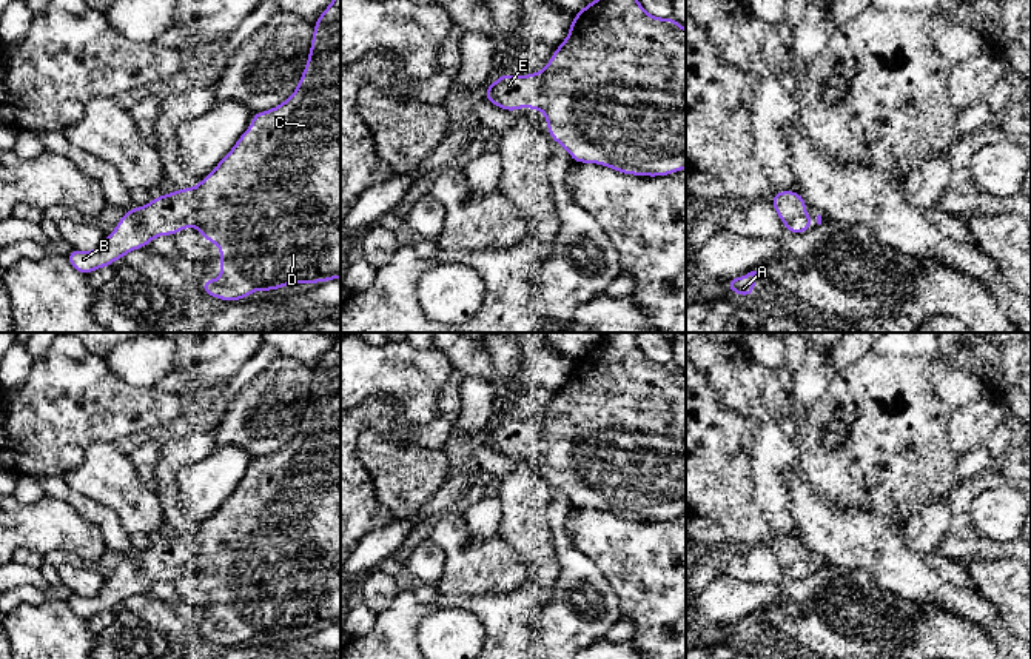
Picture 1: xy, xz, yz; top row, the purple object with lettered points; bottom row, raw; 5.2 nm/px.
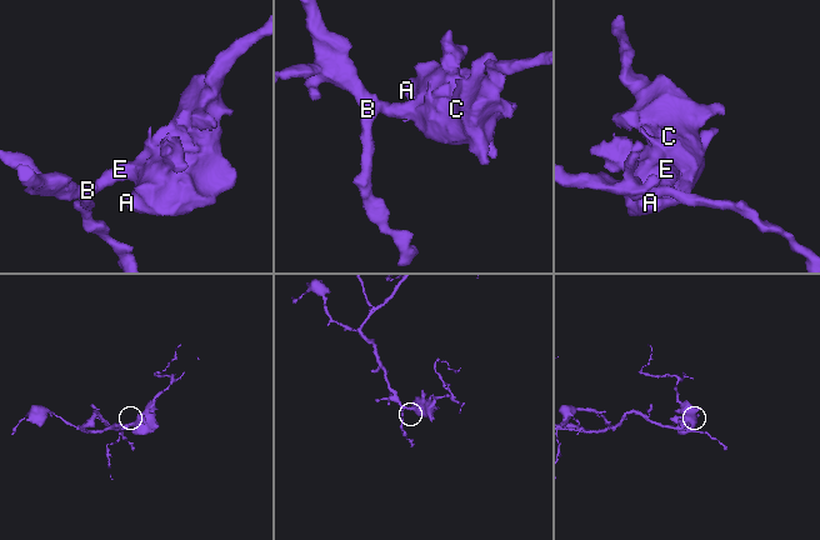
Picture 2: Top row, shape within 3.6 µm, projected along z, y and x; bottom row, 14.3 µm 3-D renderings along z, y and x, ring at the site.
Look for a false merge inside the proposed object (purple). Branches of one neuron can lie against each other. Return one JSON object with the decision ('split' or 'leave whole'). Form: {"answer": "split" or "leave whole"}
{"answer": "leave whole"}

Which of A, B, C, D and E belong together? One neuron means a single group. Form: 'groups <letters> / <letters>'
groups A B C D E

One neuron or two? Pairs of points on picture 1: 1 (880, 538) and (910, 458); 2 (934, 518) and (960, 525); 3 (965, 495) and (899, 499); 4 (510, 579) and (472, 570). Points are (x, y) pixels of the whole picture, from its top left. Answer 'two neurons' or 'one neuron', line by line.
1: two neurons
2: two neurons
3: two neurons
4: one neuron

